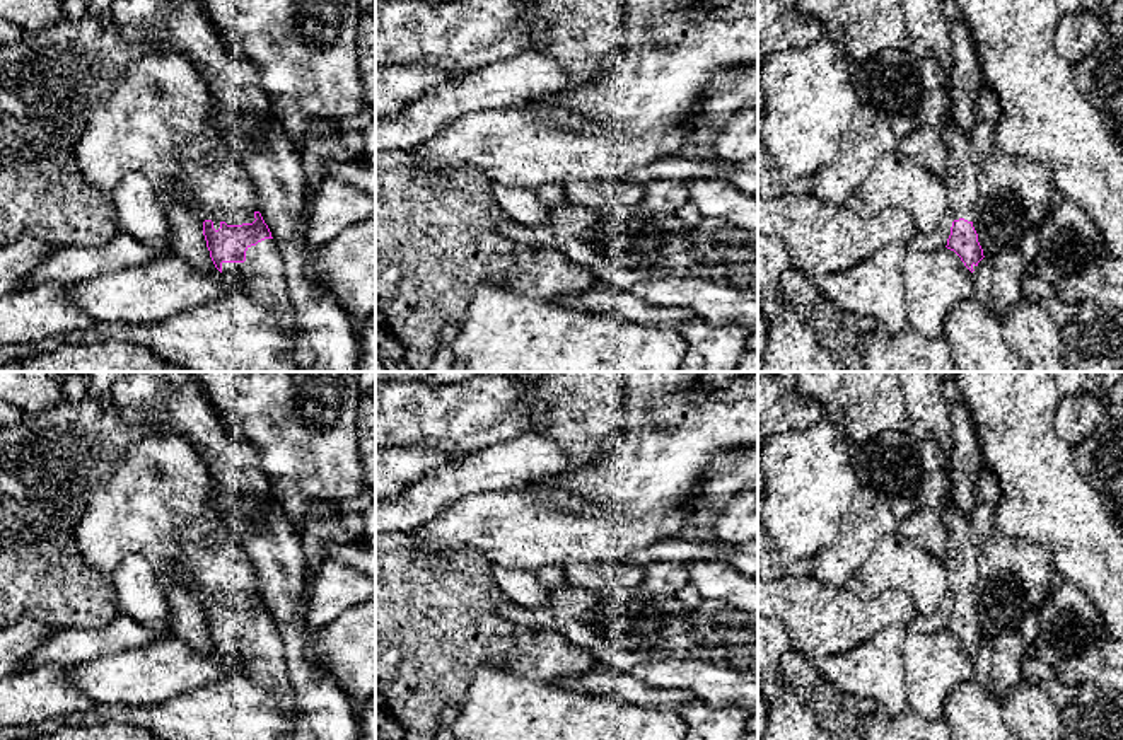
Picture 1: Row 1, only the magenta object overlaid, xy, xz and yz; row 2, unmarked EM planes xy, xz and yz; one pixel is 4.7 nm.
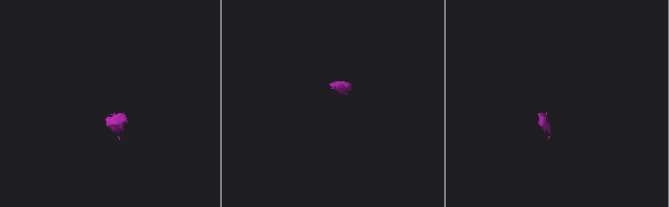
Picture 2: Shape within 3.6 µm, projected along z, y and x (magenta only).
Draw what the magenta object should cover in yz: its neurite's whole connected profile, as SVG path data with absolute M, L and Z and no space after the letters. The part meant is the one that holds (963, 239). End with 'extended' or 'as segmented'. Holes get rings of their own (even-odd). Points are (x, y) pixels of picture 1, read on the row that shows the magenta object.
M952 111L940 131L947 148L947 162L940 177L954 218L946 247L954 251L973 273L985 257L973 225L975 208L980 199L978 171L969 152L969 136L957 126Z; extended

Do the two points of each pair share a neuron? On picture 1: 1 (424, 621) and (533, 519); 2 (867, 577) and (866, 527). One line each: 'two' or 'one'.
1: two
2: two

